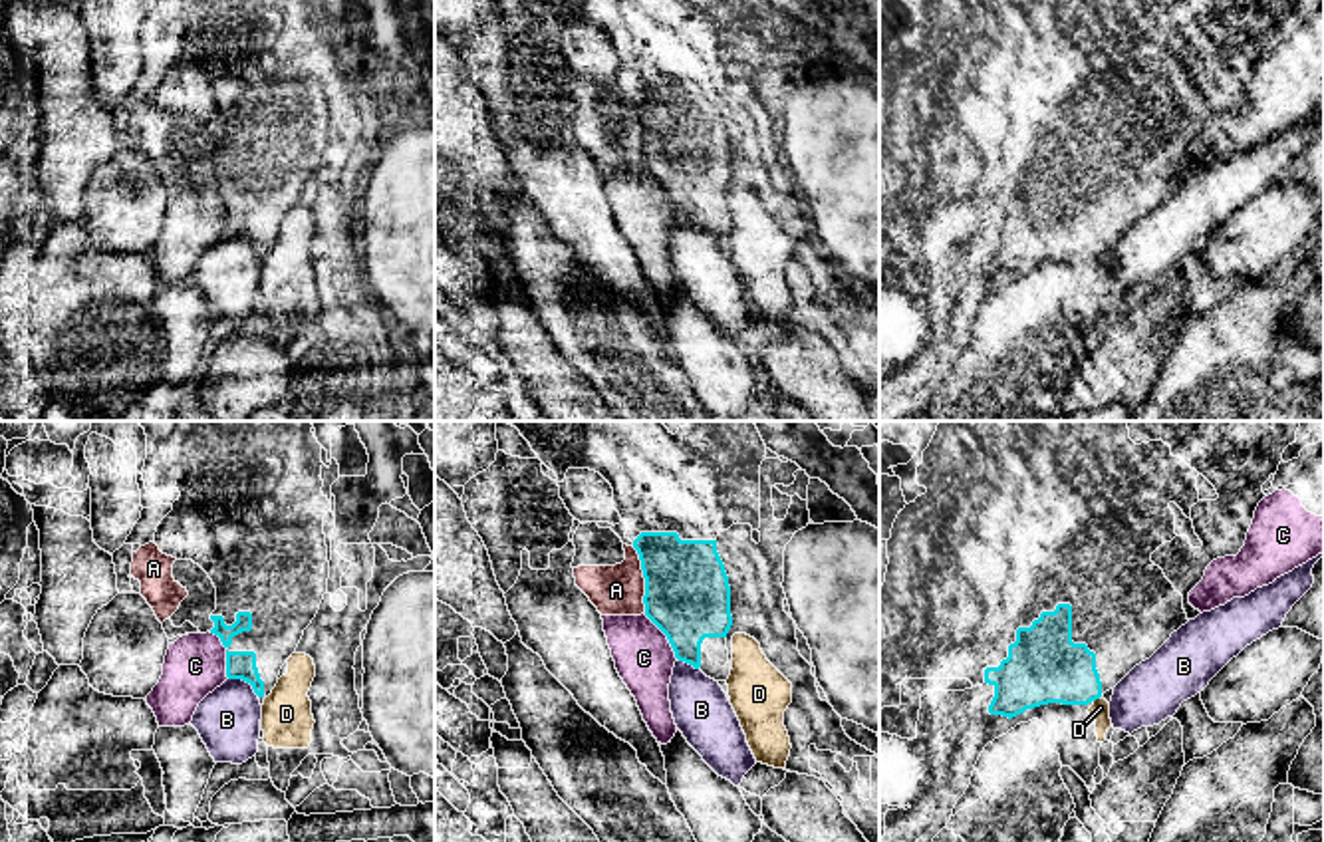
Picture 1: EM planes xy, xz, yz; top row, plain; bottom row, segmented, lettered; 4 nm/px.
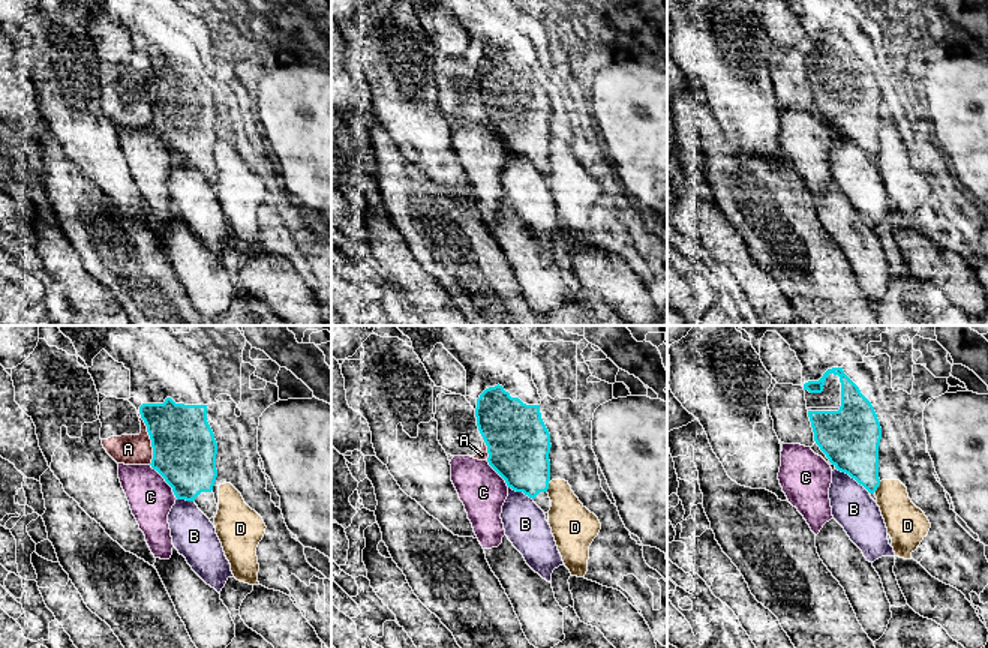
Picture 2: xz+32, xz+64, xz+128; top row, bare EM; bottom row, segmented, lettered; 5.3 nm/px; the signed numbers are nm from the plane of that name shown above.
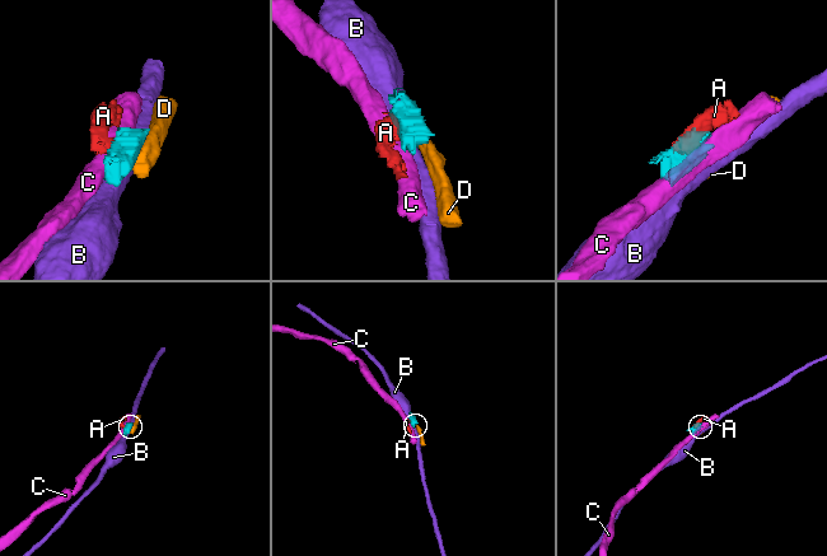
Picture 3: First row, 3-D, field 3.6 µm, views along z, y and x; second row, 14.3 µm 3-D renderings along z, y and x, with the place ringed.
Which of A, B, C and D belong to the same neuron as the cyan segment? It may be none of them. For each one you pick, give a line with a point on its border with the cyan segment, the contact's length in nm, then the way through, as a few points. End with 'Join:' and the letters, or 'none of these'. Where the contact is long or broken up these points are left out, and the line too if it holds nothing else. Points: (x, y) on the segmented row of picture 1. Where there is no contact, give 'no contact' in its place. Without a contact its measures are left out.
Join: none of these

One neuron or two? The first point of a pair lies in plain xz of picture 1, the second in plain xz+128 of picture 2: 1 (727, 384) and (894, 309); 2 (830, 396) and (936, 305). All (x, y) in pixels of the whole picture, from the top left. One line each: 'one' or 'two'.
1: two
2: two

